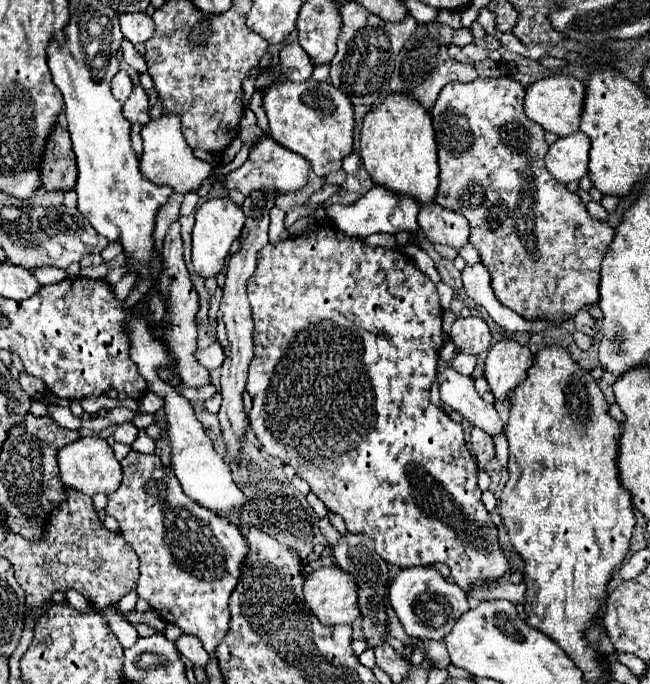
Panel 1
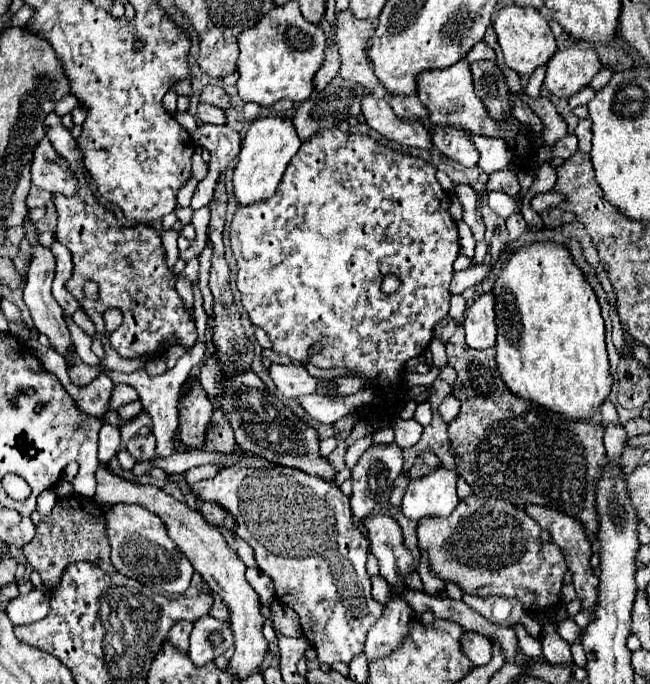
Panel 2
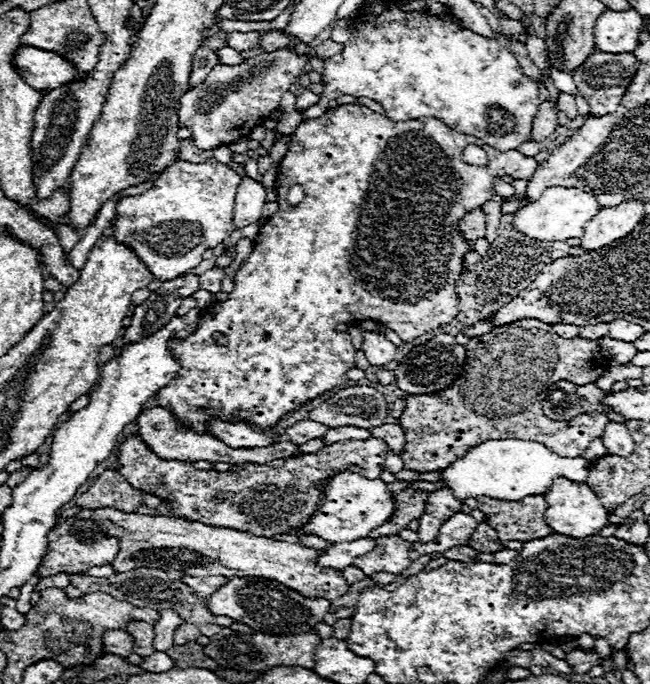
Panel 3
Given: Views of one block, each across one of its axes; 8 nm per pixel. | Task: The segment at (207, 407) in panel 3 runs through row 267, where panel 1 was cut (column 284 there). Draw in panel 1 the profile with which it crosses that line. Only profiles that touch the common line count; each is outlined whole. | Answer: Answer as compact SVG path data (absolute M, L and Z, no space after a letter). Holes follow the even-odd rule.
M320 220L318 228L310 236L286 238L280 244L268 244L260 252L260 262L248 282L248 302L252 306L252 316L256 322L254 330L254 360L248 372L248 394L254 400L250 416L250 428L260 440L262 448L290 464L300 478L310 484L310 490L326 504L330 512L344 518L348 532L364 534L374 540L376 554L380 554L388 564L398 568L430 566L442 562L450 568L452 578L466 592L478 580L502 578L510 566L504 558L496 526L492 524L488 510L482 502L482 490L478 488L478 466L474 454L468 450L464 440L464 430L456 424L442 408L430 402L430 386L436 382L436 358L442 348L442 314L440 298L434 282L422 274L414 262L398 250L382 246L366 246L358 238L348 238L332 230L328 222Z

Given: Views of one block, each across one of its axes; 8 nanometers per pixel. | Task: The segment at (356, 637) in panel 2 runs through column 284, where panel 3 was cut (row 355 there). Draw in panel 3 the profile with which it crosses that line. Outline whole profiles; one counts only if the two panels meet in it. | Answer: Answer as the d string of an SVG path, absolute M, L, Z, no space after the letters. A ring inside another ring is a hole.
M522 318L504 326L496 326L488 334L470 338L470 342L466 344L466 364L462 376L450 388L446 388L446 392L438 392L434 396L410 396L406 400L406 408L398 420L400 428L406 434L406 450L402 452L404 468L418 472L442 470L450 466L454 460L462 458L464 452L468 452L472 446L478 446L486 440L506 440L510 436L518 440L538 440L564 458L582 456L584 450L590 446L590 442L602 436L604 426L608 424L607 415L591 412L580 414L568 422L546 420L546 416L542 414L542 406L538 406L538 398L542 386L546 384L558 380L570 380L578 386L592 384L604 374L606 368L608 360L602 354L600 338L598 340L586 340L580 336L562 338L554 332L552 324L544 324L532 318Z

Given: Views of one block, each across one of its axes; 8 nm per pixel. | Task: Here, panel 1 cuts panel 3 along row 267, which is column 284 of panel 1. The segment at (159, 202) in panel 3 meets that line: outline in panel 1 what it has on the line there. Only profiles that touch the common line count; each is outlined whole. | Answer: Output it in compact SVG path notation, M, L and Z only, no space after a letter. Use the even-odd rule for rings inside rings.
M264 134L252 144L248 160L238 170L224 176L224 188L226 190L236 188L244 196L250 196L254 190L274 188L274 192L280 196L280 194L290 194L290 192L302 190L308 184L308 172L310 172L310 166L308 166L306 158L302 158L300 154L294 154L292 150L284 148L270 134Z

